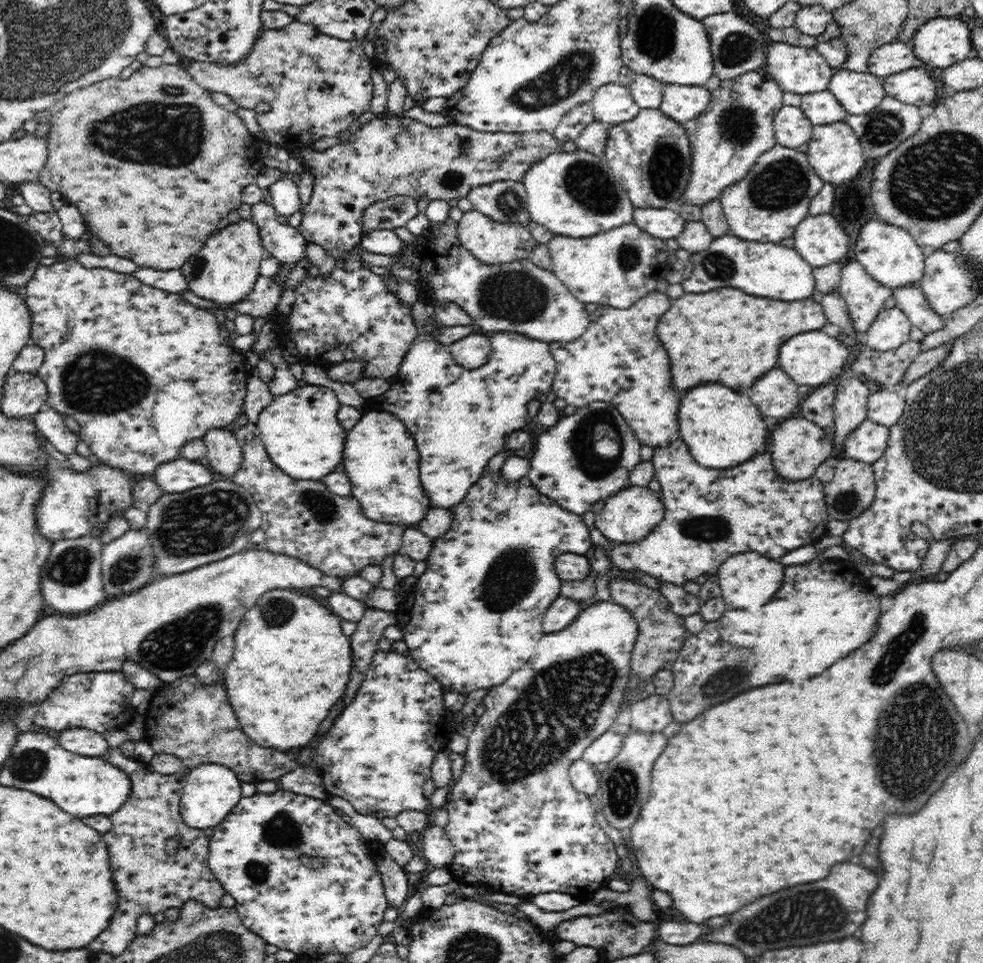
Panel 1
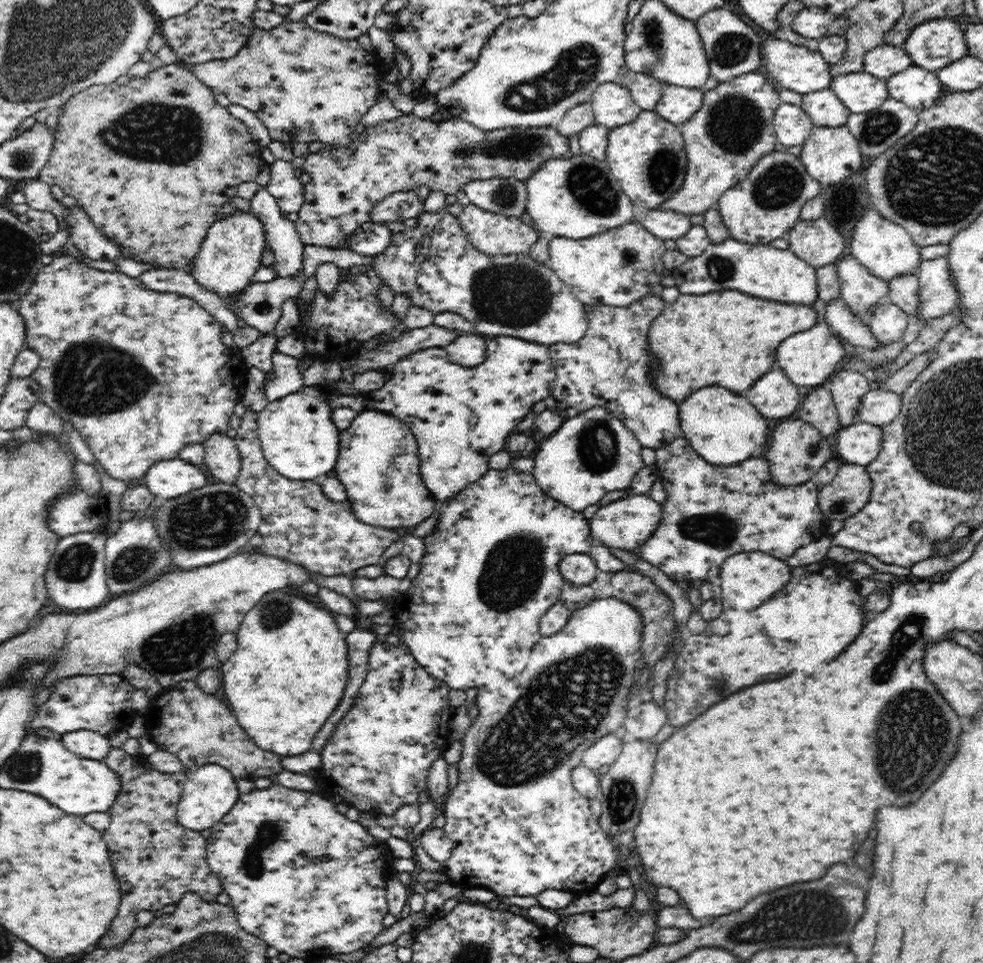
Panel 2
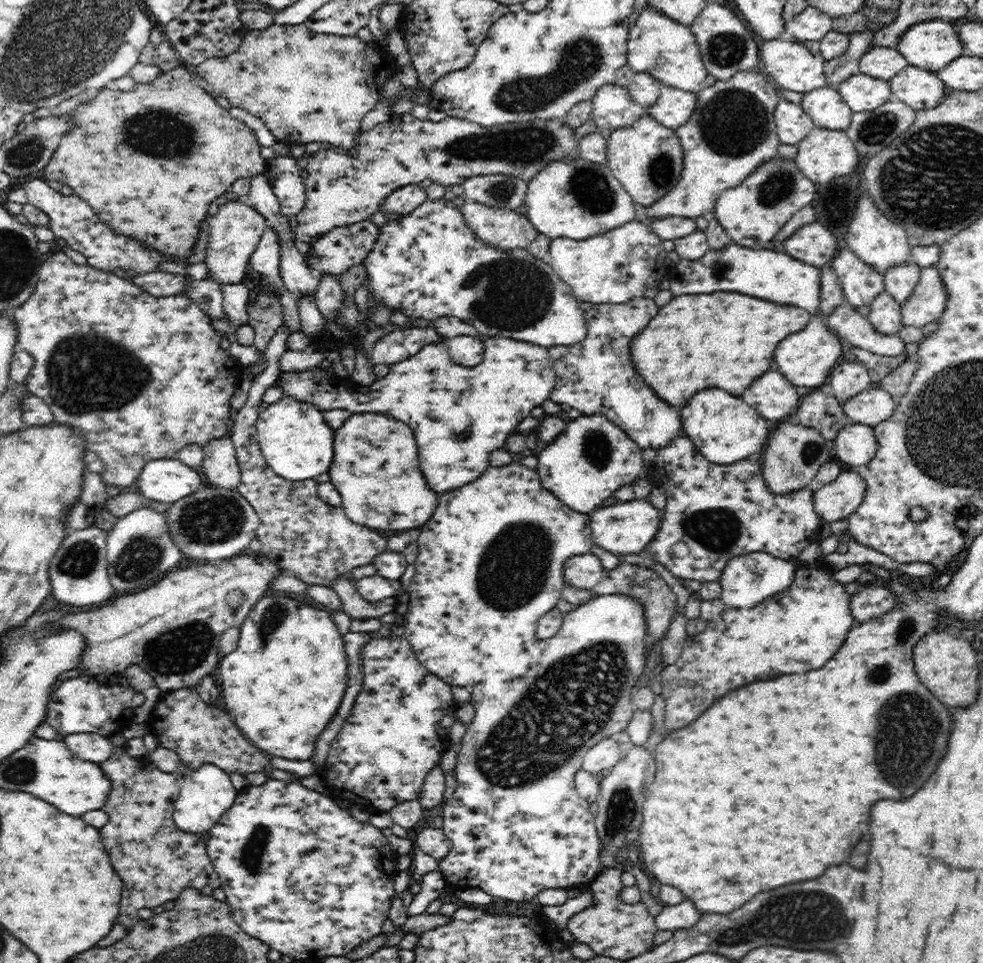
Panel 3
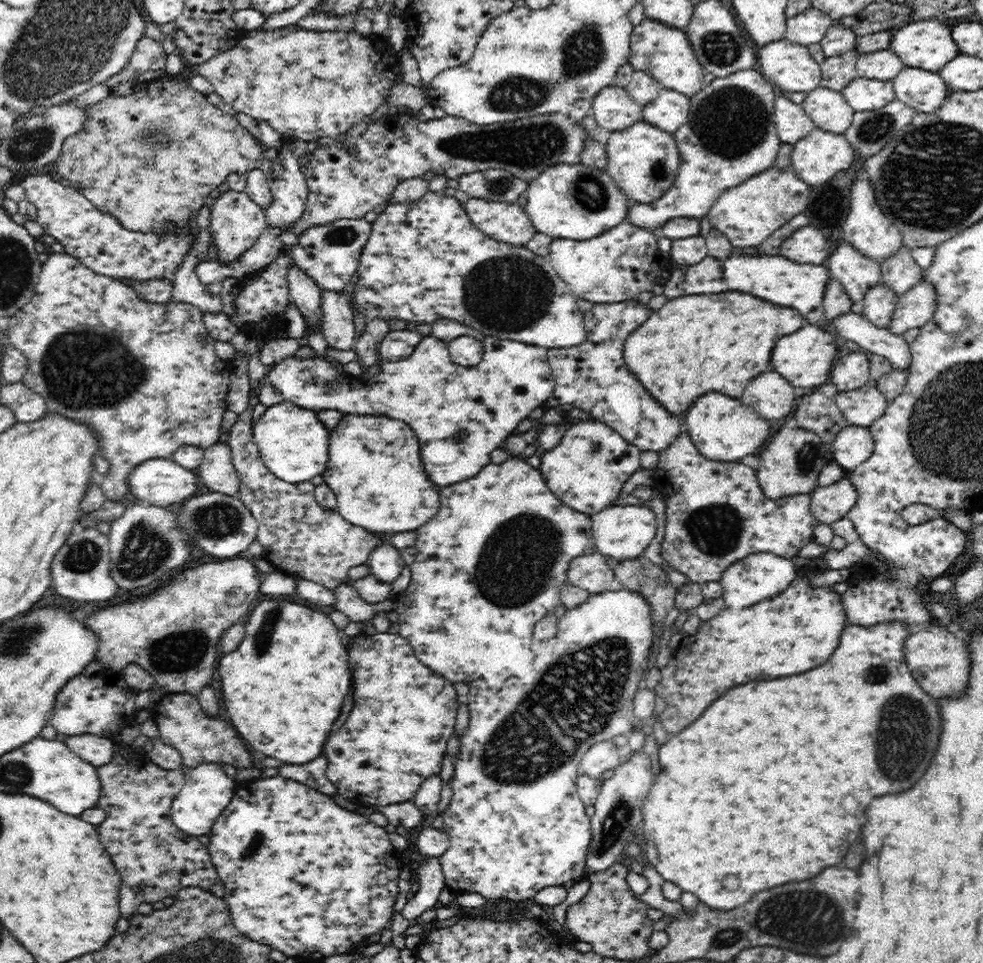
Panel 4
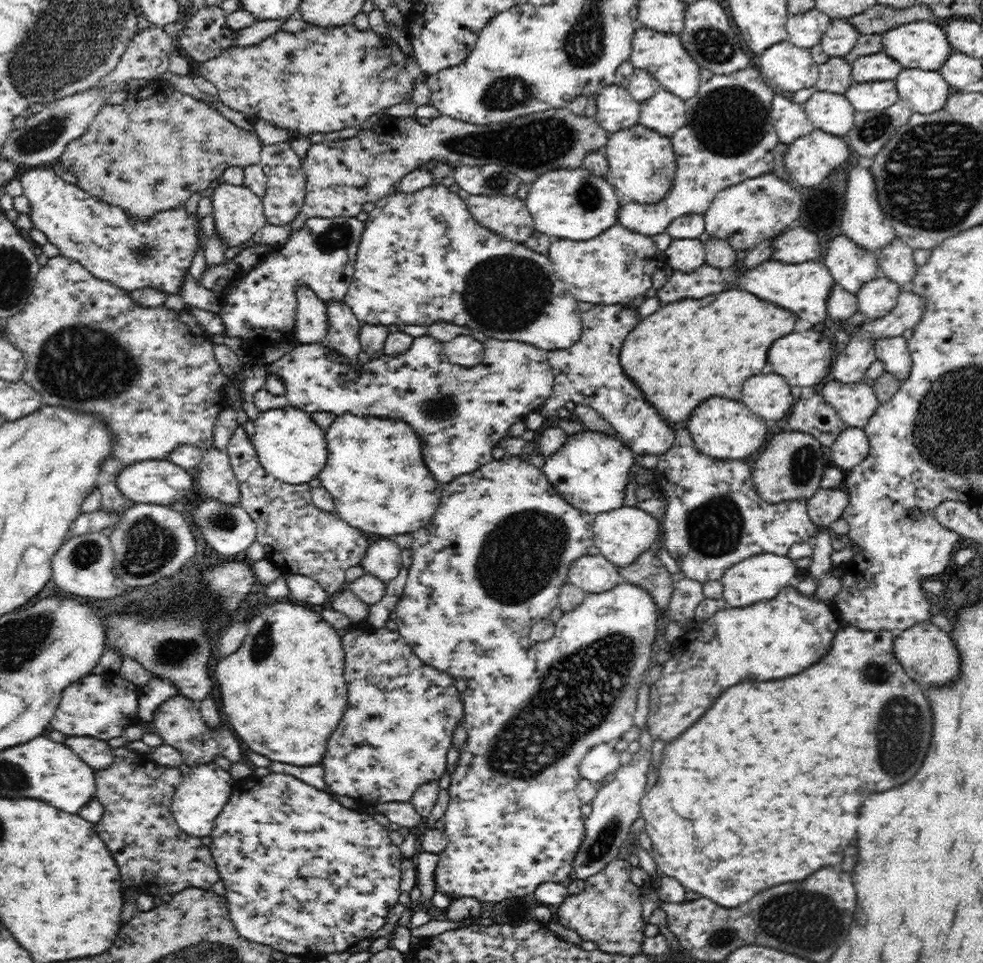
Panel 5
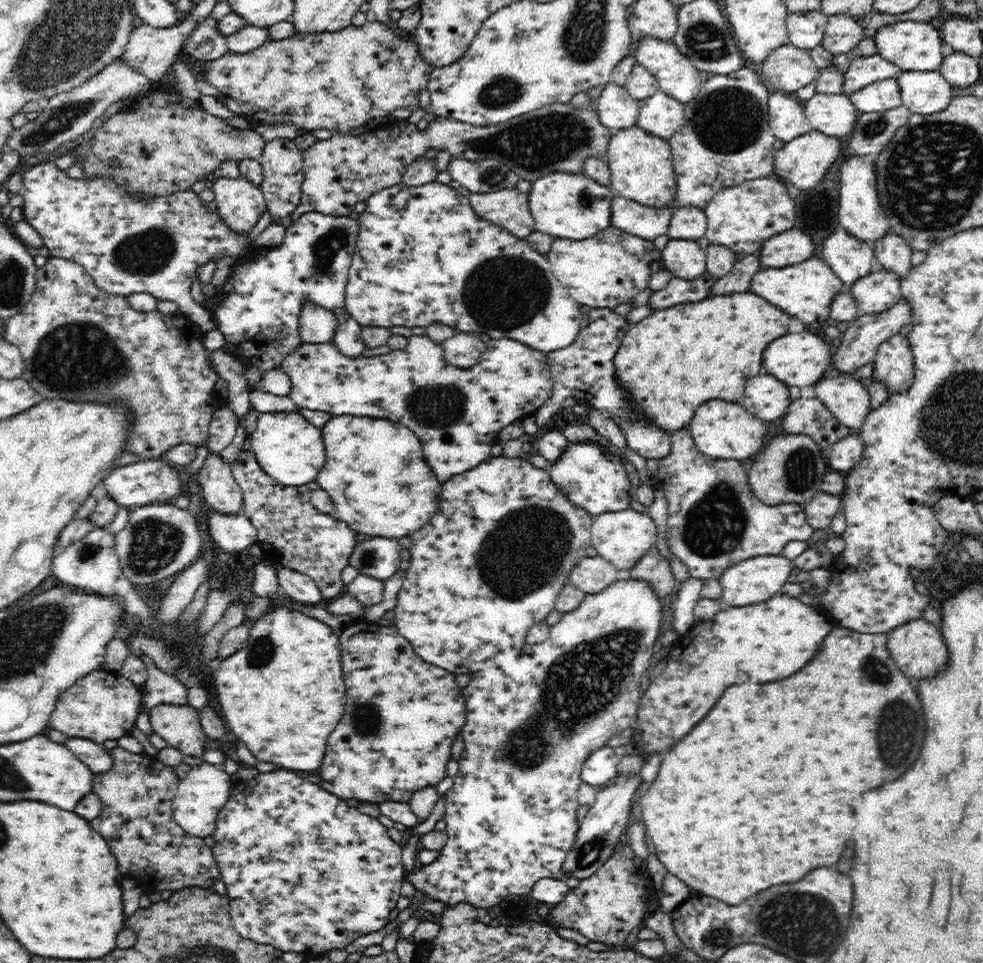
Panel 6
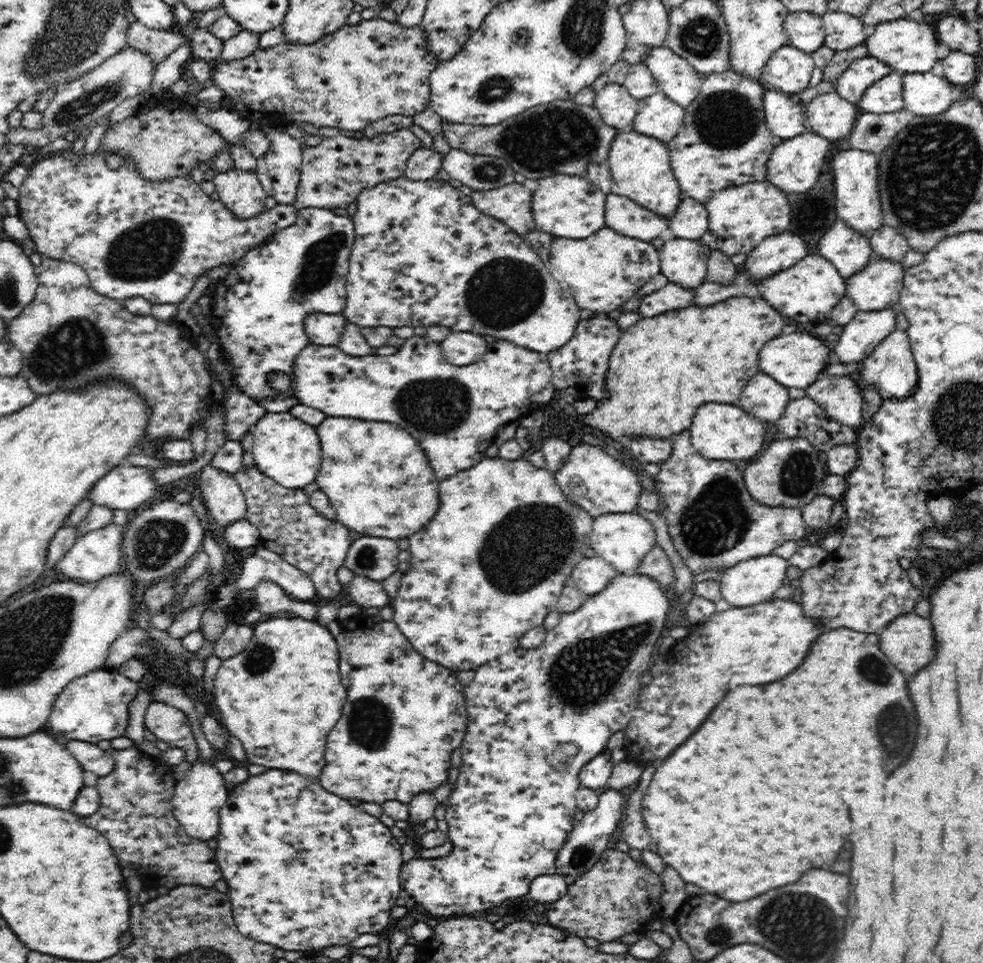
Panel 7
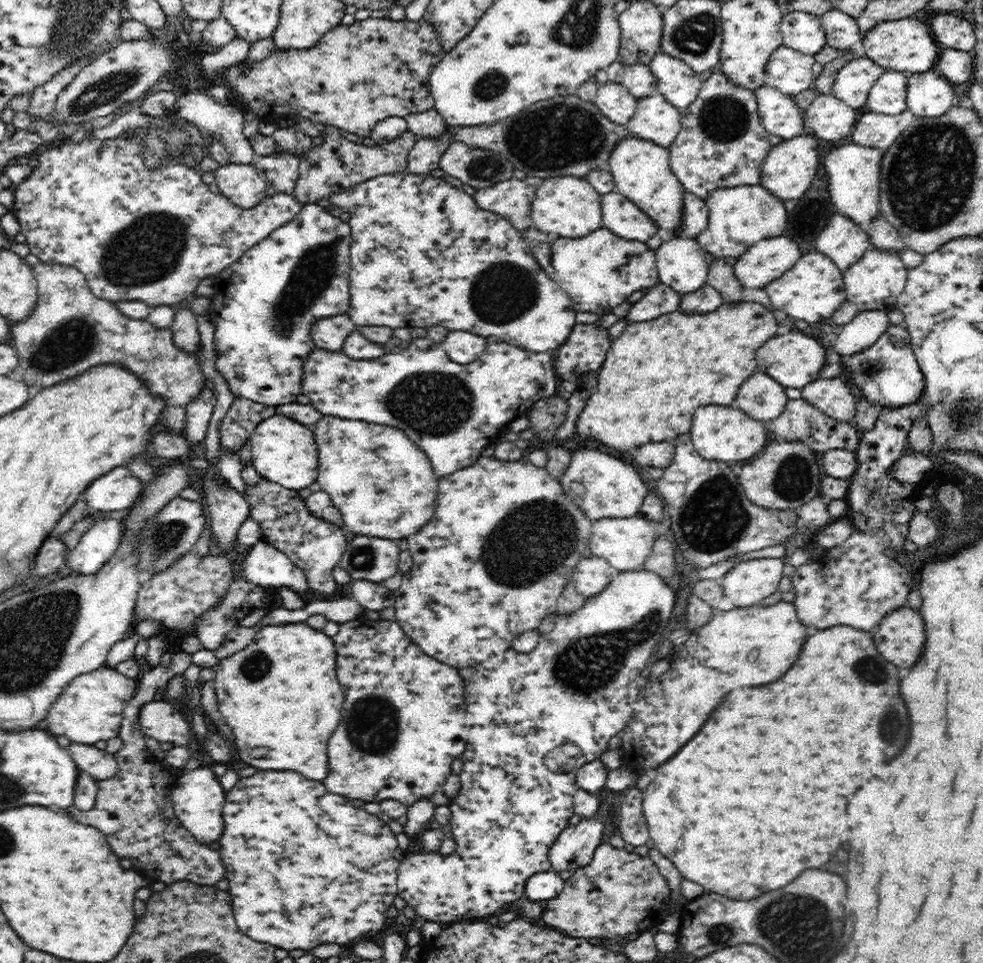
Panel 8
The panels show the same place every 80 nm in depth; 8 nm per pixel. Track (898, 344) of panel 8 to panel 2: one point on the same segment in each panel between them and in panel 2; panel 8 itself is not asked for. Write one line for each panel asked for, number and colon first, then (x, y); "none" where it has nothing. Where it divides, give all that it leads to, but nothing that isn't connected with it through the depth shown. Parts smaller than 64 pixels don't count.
2: (843, 323)
3: (849, 324)
4: (852, 326)
5: (894, 352)
6: (894, 365)
7: (891, 368)

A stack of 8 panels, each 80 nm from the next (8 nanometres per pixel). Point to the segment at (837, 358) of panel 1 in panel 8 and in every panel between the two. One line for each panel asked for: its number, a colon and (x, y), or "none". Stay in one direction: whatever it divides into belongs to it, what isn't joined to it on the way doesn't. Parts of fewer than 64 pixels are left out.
2: (809, 358)
3: (806, 358)
4: (806, 357)
5: (809, 359)
6: (801, 359)
7: (798, 360)
8: (794, 360)

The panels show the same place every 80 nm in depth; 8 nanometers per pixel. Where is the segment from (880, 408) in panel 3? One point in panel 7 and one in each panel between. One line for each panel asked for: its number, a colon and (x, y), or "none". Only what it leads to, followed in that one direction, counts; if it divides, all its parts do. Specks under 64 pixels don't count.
4: (862, 406)
5: (855, 403)
6: (848, 399)
7: (841, 398)

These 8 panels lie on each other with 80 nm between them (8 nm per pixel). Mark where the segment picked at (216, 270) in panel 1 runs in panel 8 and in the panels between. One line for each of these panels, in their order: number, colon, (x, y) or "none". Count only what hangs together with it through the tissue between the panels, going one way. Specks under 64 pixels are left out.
2: (230, 256)
3: (234, 233)
4: (236, 222)
5: (238, 213)
6: (240, 205)
7: (240, 192)
8: (241, 184)

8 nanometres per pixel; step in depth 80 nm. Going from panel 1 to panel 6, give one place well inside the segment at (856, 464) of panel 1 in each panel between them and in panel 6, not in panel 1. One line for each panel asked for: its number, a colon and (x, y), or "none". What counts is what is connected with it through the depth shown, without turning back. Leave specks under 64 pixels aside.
2: (849, 491)
3: (837, 500)
4: (830, 503)
5: (827, 505)
6: (819, 510)

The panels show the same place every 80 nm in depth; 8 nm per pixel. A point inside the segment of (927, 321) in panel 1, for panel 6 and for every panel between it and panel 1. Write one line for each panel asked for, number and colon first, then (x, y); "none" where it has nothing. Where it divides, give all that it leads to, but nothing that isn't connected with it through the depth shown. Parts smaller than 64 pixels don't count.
2: (904, 291)
3: (900, 281)
4: (900, 272)
5: (896, 260)
6: (893, 253)

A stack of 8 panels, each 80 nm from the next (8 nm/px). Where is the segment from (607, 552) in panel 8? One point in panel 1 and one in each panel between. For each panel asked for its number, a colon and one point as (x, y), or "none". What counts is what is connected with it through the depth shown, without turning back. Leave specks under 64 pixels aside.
1: (629, 515)
2: (625, 523)
3: (627, 527)
4: (622, 531)
5: (623, 534)
6: (622, 537)
7: (621, 538)

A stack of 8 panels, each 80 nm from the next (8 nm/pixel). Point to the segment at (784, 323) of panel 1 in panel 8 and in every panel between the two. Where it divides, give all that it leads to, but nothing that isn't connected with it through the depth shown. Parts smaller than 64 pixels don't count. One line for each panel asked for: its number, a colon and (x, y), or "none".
2: (723, 337)
3: (724, 340)
4: (694, 344)
5: (688, 350)
6: (675, 359)
7: (662, 368)
8: (657, 372)

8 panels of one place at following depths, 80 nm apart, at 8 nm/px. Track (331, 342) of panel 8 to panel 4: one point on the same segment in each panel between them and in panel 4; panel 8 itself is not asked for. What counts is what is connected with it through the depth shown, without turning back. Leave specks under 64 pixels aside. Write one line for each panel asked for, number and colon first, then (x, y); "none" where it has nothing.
4: (302, 289)
5: (312, 322)
6: (317, 324)
7: (320, 328)

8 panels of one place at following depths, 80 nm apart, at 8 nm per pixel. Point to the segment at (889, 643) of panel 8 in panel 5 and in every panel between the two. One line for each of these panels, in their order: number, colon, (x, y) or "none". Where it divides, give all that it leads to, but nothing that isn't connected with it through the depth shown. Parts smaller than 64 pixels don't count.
5: (928, 654)
6: (918, 648)
7: (909, 642)

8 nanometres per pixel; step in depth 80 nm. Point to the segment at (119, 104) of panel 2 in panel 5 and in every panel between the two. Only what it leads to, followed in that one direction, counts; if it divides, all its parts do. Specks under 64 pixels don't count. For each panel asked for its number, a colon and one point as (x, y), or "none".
3: (189, 150)
4: (167, 153)
5: (145, 155)

